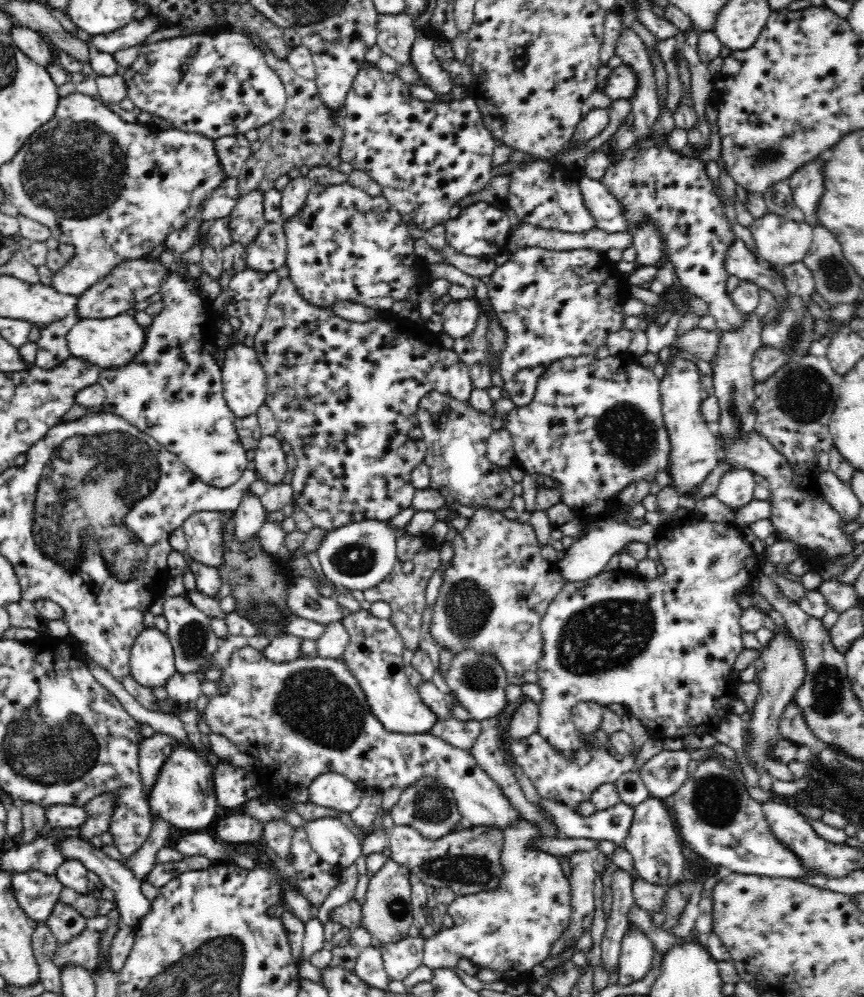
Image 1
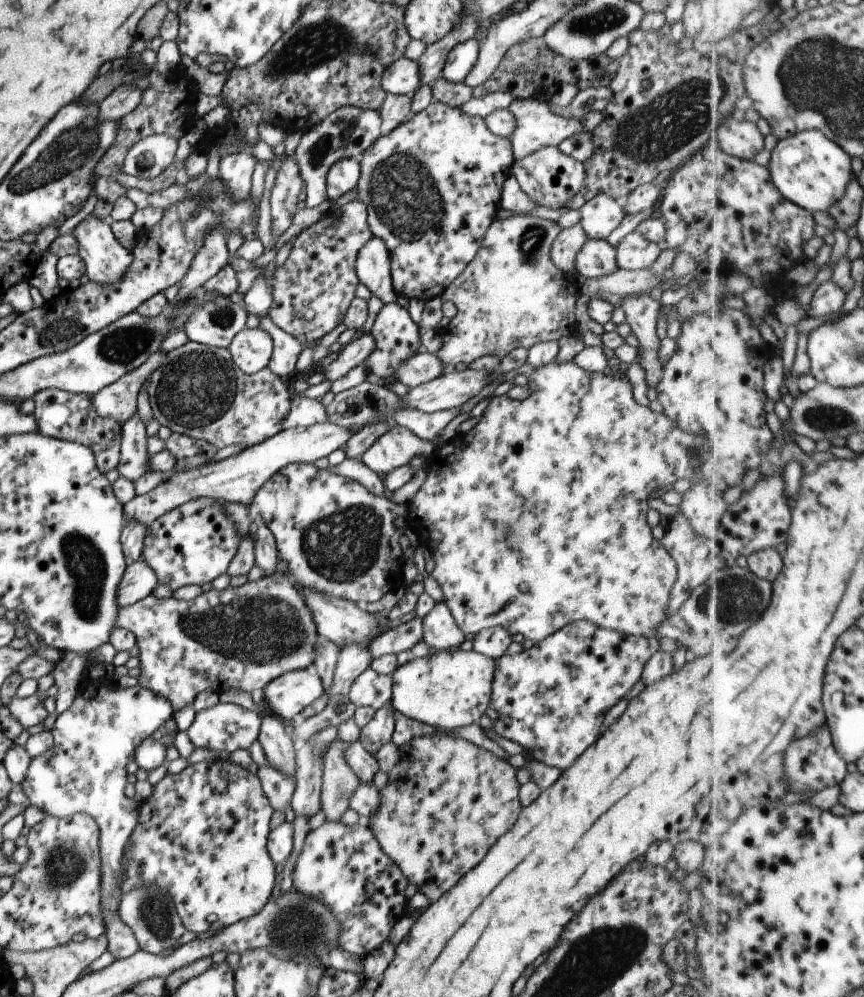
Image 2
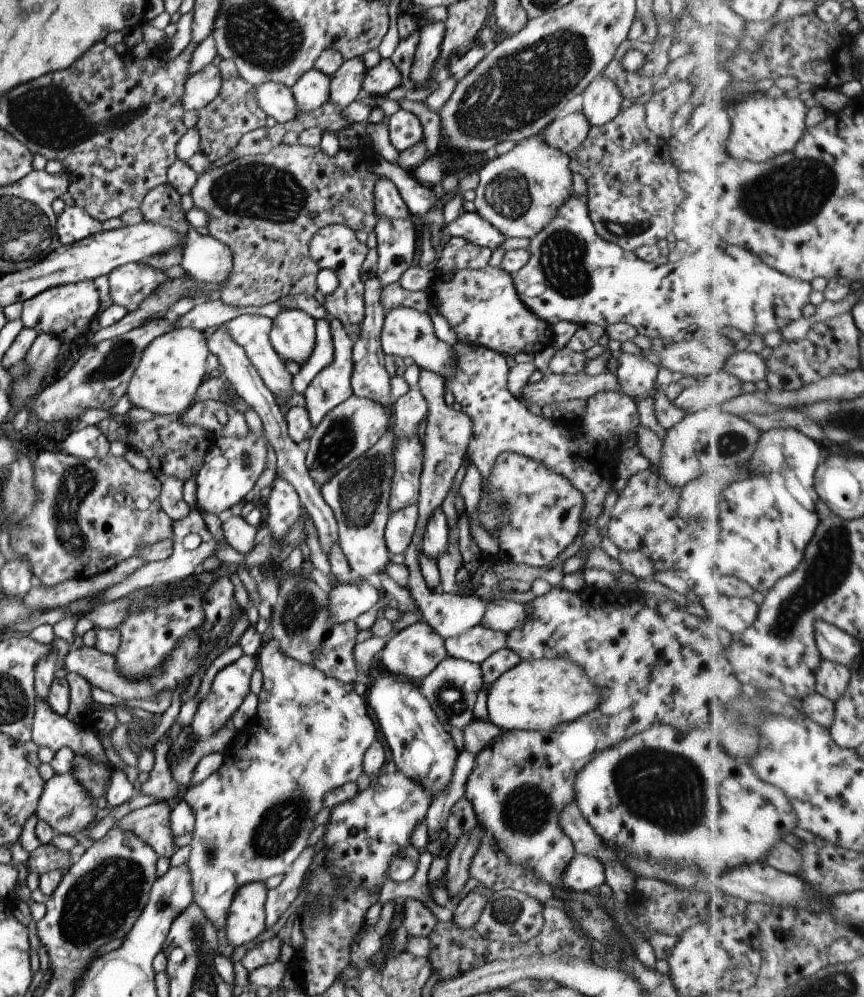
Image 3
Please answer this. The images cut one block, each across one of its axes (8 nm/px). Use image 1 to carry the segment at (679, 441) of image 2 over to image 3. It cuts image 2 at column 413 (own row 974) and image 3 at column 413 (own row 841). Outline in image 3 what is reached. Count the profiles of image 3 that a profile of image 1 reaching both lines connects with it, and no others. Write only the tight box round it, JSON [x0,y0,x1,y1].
[385,504,419,557]

